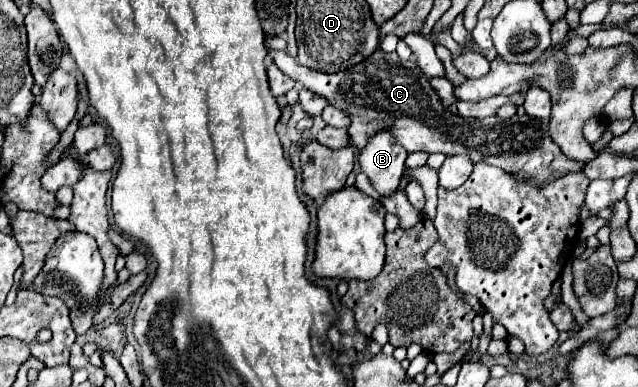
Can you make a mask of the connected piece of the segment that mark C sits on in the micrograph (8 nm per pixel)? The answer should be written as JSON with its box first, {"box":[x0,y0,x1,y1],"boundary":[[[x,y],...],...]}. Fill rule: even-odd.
{"box":[271,48,583,188],"boundary":[[[377,48],[377,52],[363,62],[337,74],[313,72],[311,68],[297,64],[285,52],[271,52],[271,58],[277,68],[291,76],[297,84],[319,92],[329,100],[329,104],[351,116],[349,136],[355,148],[363,148],[367,138],[387,128],[409,152],[441,152],[447,156],[467,154],[475,162],[499,166],[517,180],[531,180],[539,188],[569,172],[583,170],[583,164],[563,156],[561,148],[551,140],[547,120],[537,120],[527,114],[517,114],[507,120],[497,116],[471,120],[451,114],[441,104],[441,98],[429,86],[429,78],[419,70],[419,66],[413,60],[401,60],[395,52],[387,54]]]}

